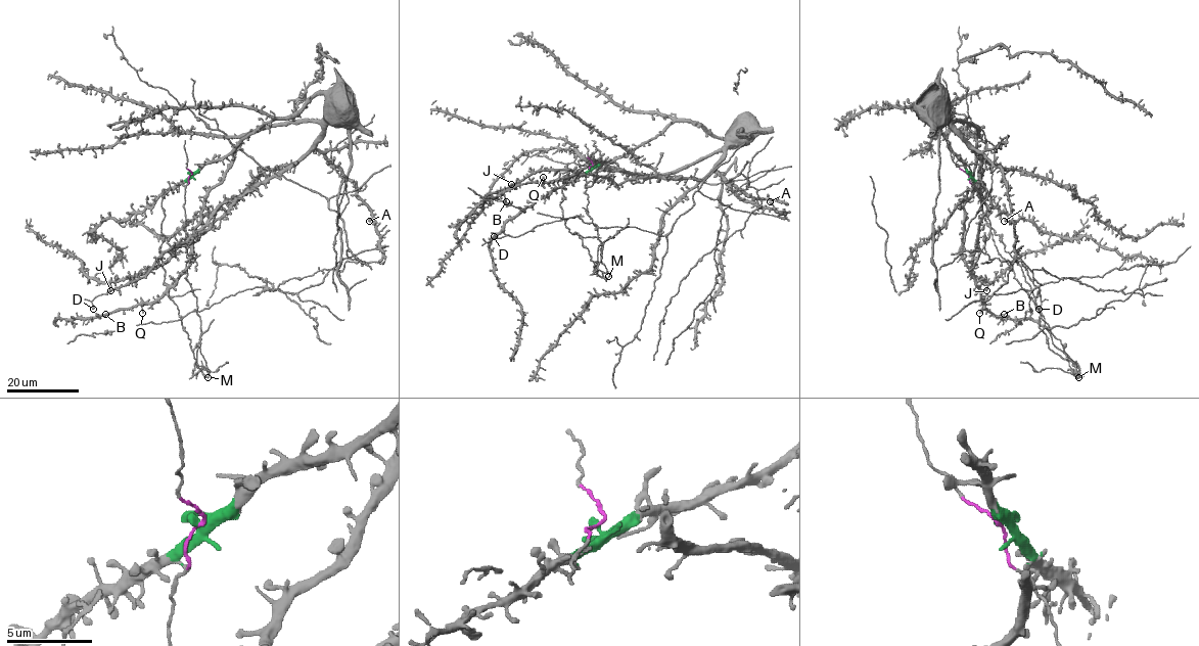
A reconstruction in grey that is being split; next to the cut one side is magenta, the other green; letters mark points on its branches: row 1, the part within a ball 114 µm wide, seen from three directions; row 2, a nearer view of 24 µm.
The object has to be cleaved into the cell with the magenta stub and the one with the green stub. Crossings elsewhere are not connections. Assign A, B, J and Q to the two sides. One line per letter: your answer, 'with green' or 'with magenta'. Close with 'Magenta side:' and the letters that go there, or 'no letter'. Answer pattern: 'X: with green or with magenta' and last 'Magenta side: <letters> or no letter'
A: with green
B: with green
J: with green
Q: with green
Magenta side: no letter

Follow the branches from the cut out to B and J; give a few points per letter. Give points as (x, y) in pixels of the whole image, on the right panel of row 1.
B: (968, 174), (924, 118), (939, 94), (952, 120), (977, 131), (962, 258), (986, 309), (1004, 314)
J: (968, 174), (924, 118), (939, 94), (948, 124), (980, 158), (986, 208), (972, 273), (986, 290)

